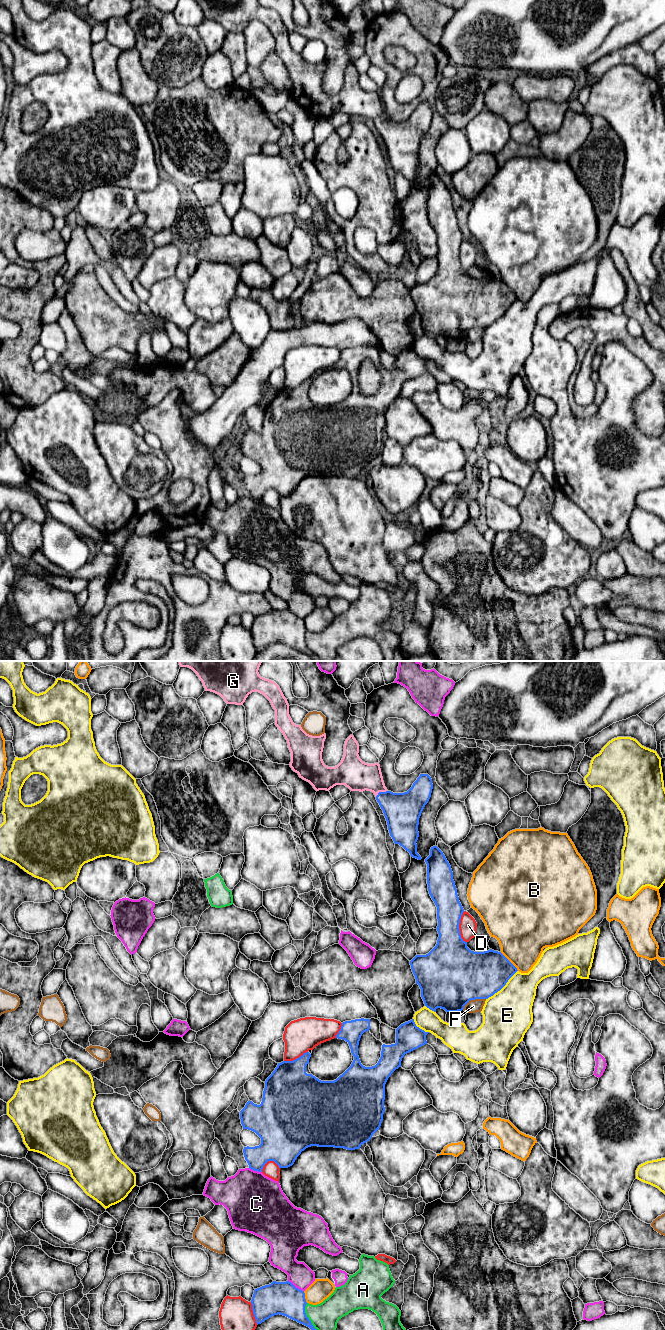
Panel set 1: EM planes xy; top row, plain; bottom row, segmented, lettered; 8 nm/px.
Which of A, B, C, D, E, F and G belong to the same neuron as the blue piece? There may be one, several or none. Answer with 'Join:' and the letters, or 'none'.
Join: G

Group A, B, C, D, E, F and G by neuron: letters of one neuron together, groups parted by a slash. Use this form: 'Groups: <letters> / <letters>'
Groups: A / B / C / D / E / F / G

